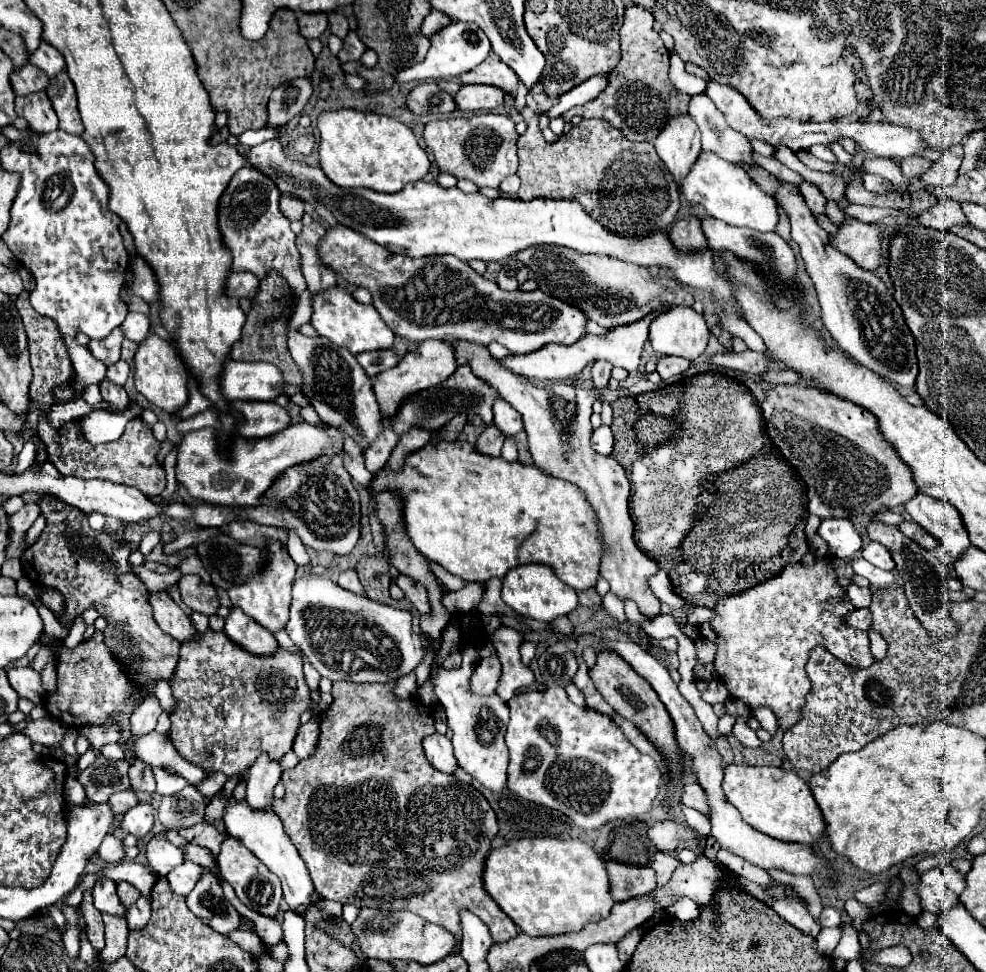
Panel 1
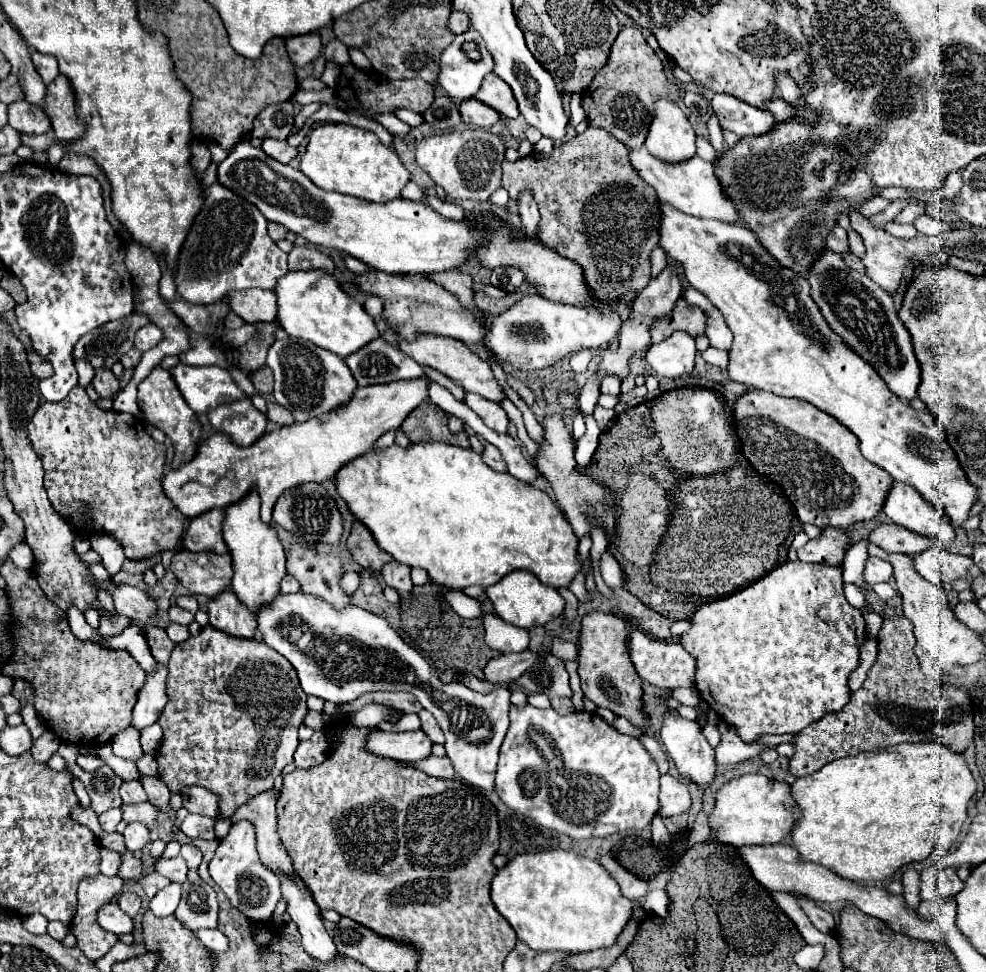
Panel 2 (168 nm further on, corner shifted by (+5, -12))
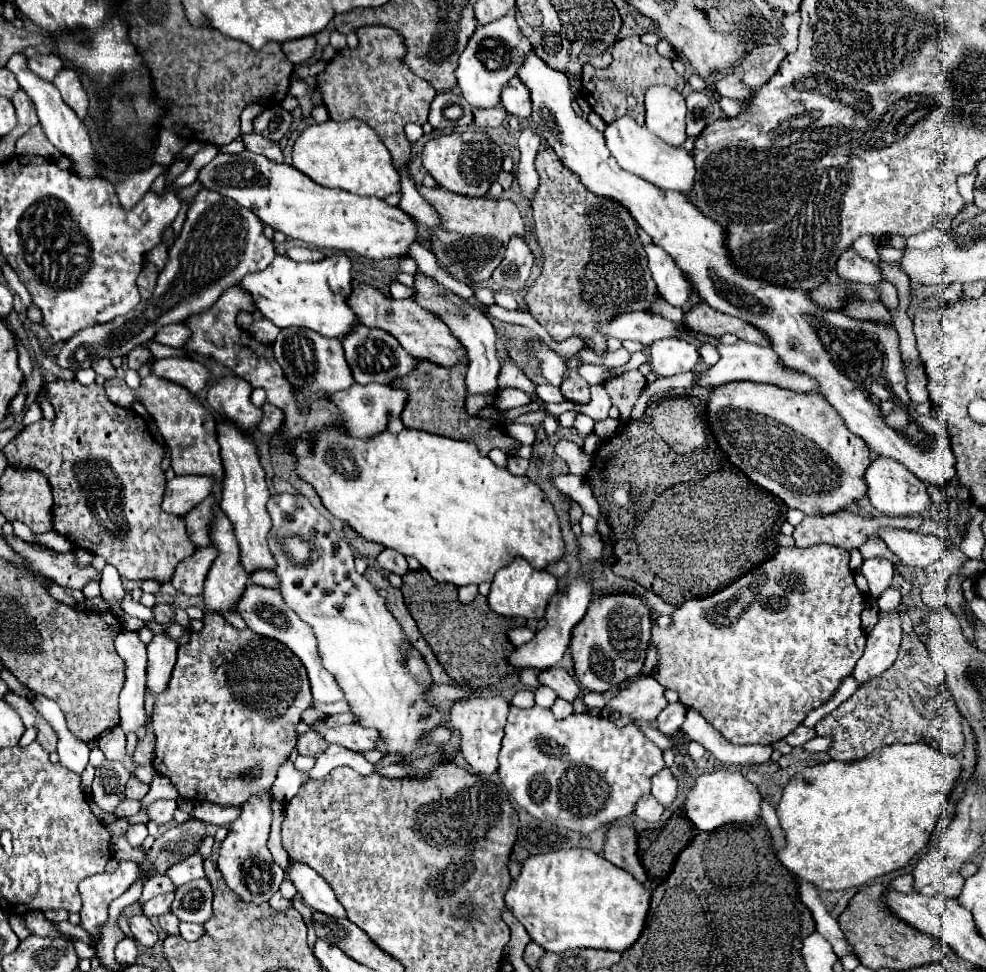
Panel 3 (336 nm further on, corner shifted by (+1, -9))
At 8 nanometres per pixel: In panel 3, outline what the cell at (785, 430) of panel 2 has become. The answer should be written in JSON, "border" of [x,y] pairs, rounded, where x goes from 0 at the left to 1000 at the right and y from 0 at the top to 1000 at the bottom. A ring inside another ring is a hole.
{"border":[[[738,393],[732,397],[726,397],[720,401],[720,409],[716,414],[716,434],[718,440],[722,444],[722,449],[726,451],[730,463],[738,469],[738,473],[751,484],[755,486],[765,498],[771,498],[771,502],[775,502],[777,506],[783,506],[783,510],[791,512],[799,523],[809,523],[815,529],[844,529],[850,525],[856,525],[860,519],[864,519],[866,514],[872,514],[874,510],[878,510],[878,496],[876,496],[876,486],[882,479],[882,463],[878,461],[876,453],[872,453],[872,449],[860,444],[860,438],[856,436],[856,432],[852,432],[852,426],[834,412],[834,407],[828,405],[811,405],[811,403],[803,403],[803,401],[795,401],[783,395],[769,395],[769,393]]]}

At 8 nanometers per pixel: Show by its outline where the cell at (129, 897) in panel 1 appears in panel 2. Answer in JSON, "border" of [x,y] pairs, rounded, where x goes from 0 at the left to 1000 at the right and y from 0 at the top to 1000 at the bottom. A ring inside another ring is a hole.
{"border":[[[124,917],[124,919],[120,921],[120,933],[122,933],[128,941],[138,943],[138,939],[142,937],[142,923],[140,923],[138,919],[134,919],[134,917]]]}

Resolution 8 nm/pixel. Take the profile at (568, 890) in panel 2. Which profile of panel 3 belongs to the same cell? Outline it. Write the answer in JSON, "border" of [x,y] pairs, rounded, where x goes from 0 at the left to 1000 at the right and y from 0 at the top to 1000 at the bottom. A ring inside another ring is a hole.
{"border":[[[578,872],[535,881],[527,901],[513,918],[513,932],[554,979],[611,975],[631,981],[653,957],[659,922],[659,916],[645,907],[639,897],[625,893],[613,881]]]}

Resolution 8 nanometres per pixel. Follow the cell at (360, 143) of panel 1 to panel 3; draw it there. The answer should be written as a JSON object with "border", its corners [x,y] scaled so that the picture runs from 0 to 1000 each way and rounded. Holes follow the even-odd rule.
{"border":[[[359,121],[351,126],[331,123],[312,130],[296,150],[296,171],[325,191],[345,193],[363,202],[391,204],[406,198],[406,179],[398,171],[396,156],[373,128]]]}

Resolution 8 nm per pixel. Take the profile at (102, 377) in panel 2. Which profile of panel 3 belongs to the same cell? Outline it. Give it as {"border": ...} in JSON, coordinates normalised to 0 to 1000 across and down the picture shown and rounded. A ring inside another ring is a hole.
{"border":[[[97,368],[97,370],[93,372],[93,379],[95,379],[97,385],[103,385],[105,389],[116,389],[116,385],[118,385],[118,381],[116,381],[116,377],[112,374],[110,368]]]}

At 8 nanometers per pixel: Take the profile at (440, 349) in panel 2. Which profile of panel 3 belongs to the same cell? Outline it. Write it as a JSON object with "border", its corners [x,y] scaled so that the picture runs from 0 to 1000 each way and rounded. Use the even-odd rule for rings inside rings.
{"border":[[[359,290],[353,313],[357,313],[357,319],[361,319],[361,325],[365,325],[365,333],[375,335],[375,337],[387,337],[387,340],[396,342],[408,354],[408,358],[420,368],[436,370],[450,379],[456,379],[465,372],[473,374],[473,370],[475,370],[469,354],[458,346],[454,335],[446,327],[442,327],[438,321],[426,317],[422,313],[422,309],[418,309],[418,307],[400,309],[400,307],[389,305],[389,300],[385,300],[379,294]]]}

